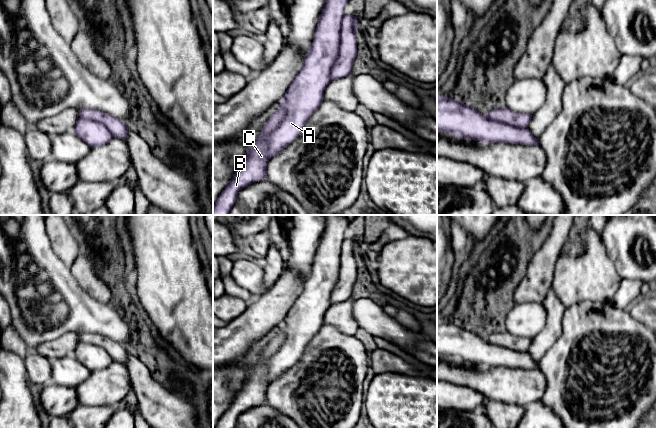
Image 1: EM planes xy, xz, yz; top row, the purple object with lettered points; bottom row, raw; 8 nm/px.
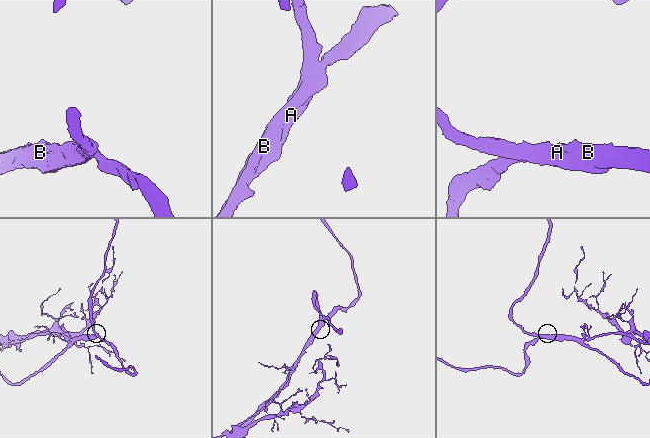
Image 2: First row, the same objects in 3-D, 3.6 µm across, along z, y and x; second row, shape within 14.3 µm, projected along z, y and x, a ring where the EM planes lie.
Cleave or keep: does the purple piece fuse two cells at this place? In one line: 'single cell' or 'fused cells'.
fused cells

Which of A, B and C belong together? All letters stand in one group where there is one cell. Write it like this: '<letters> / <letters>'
A / B C

